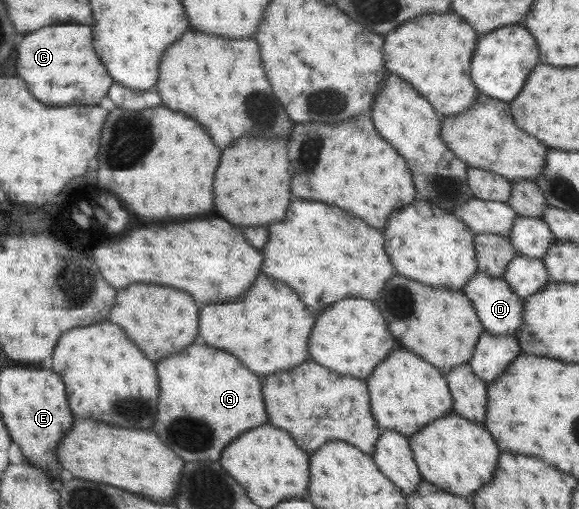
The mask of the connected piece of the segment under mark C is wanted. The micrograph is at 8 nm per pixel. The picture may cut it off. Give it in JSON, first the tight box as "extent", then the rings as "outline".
{"extent":[18,25,112,107],"outline":[[[52,25],[34,31],[18,45],[18,75],[28,79],[30,93],[52,107],[96,105],[107,97],[112,77],[106,73],[92,47],[92,27],[88,25]]]}

